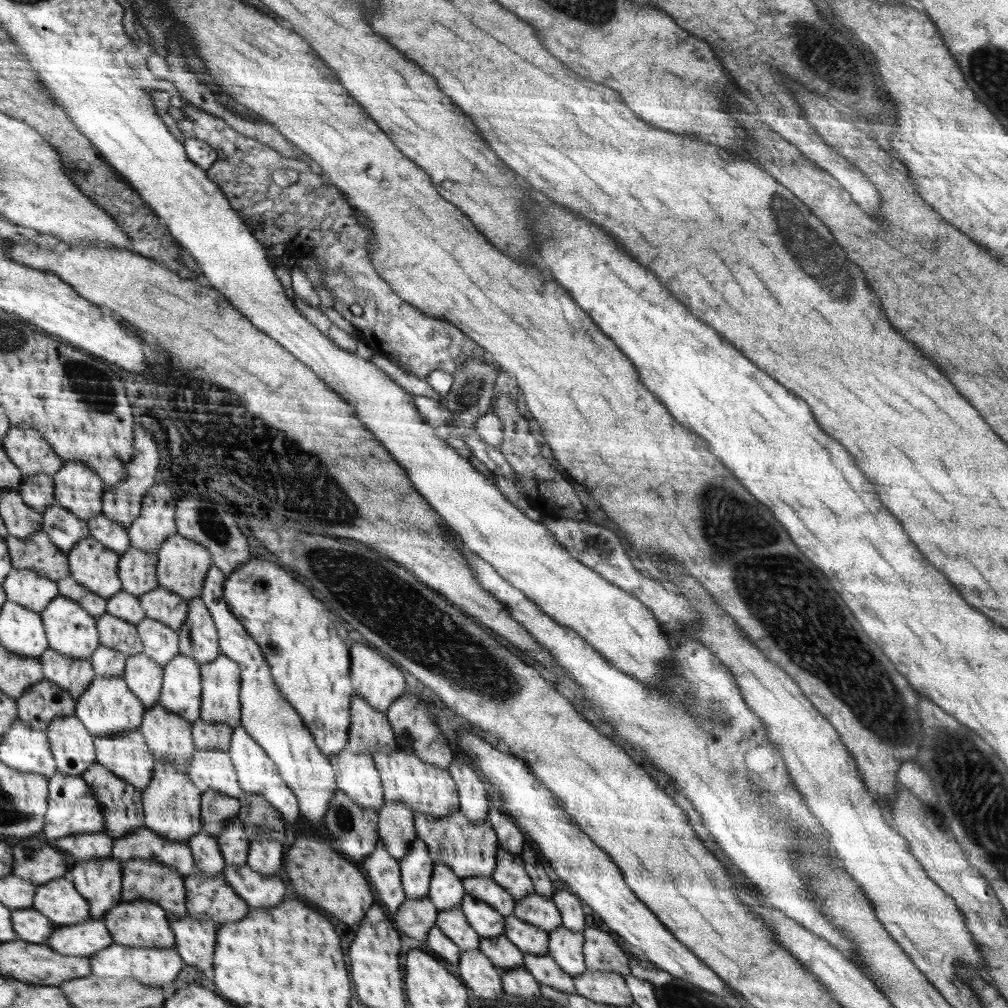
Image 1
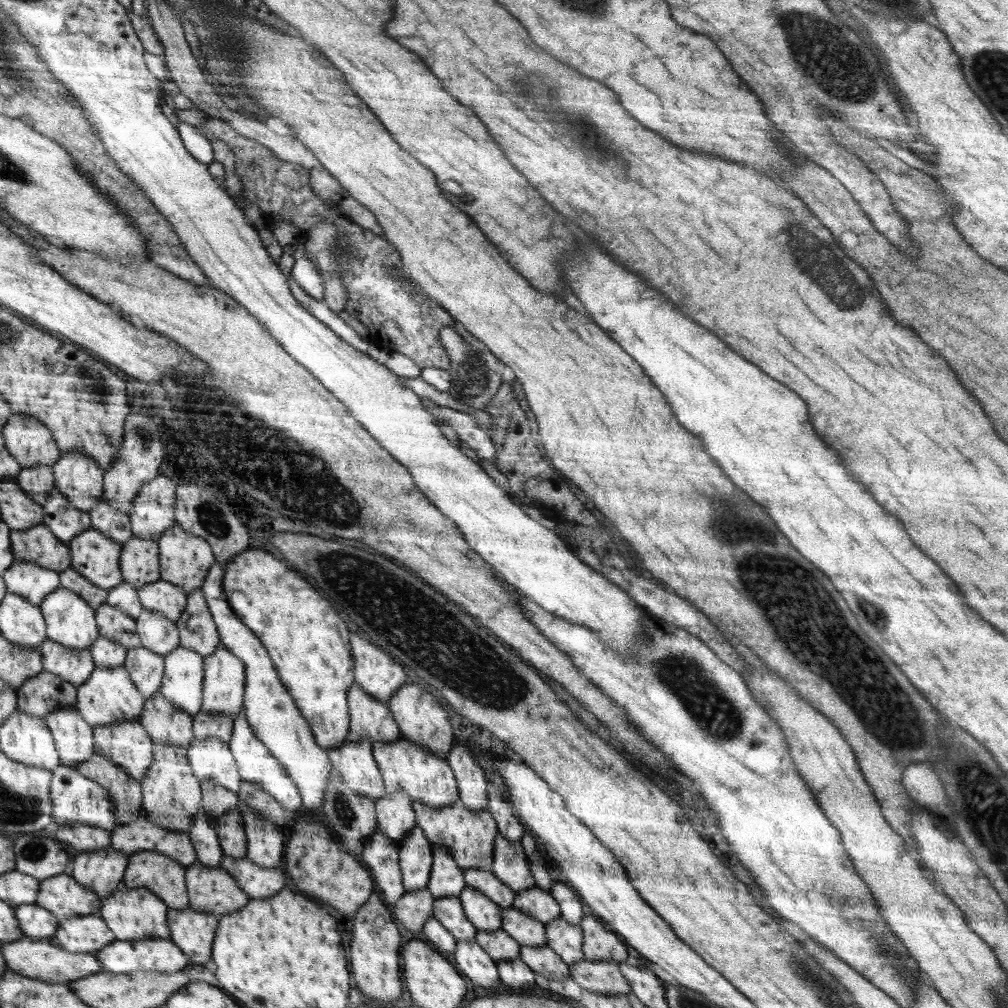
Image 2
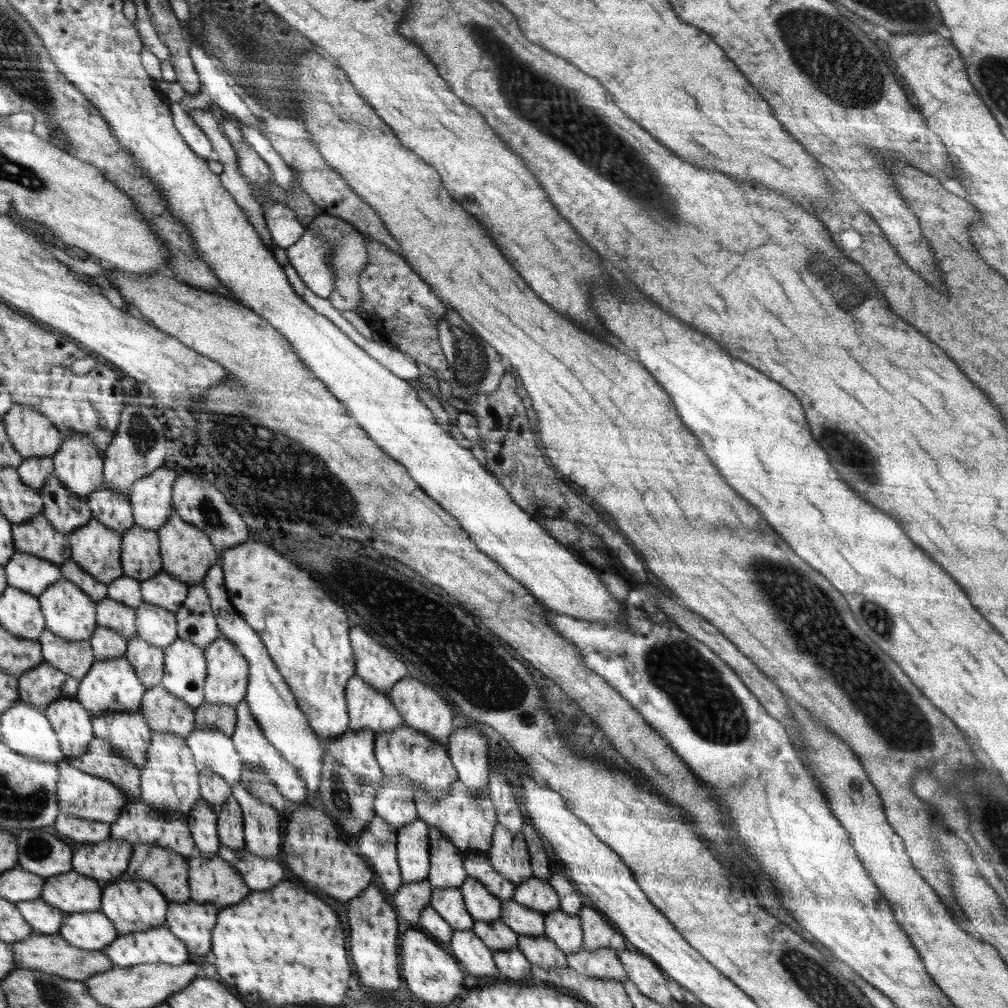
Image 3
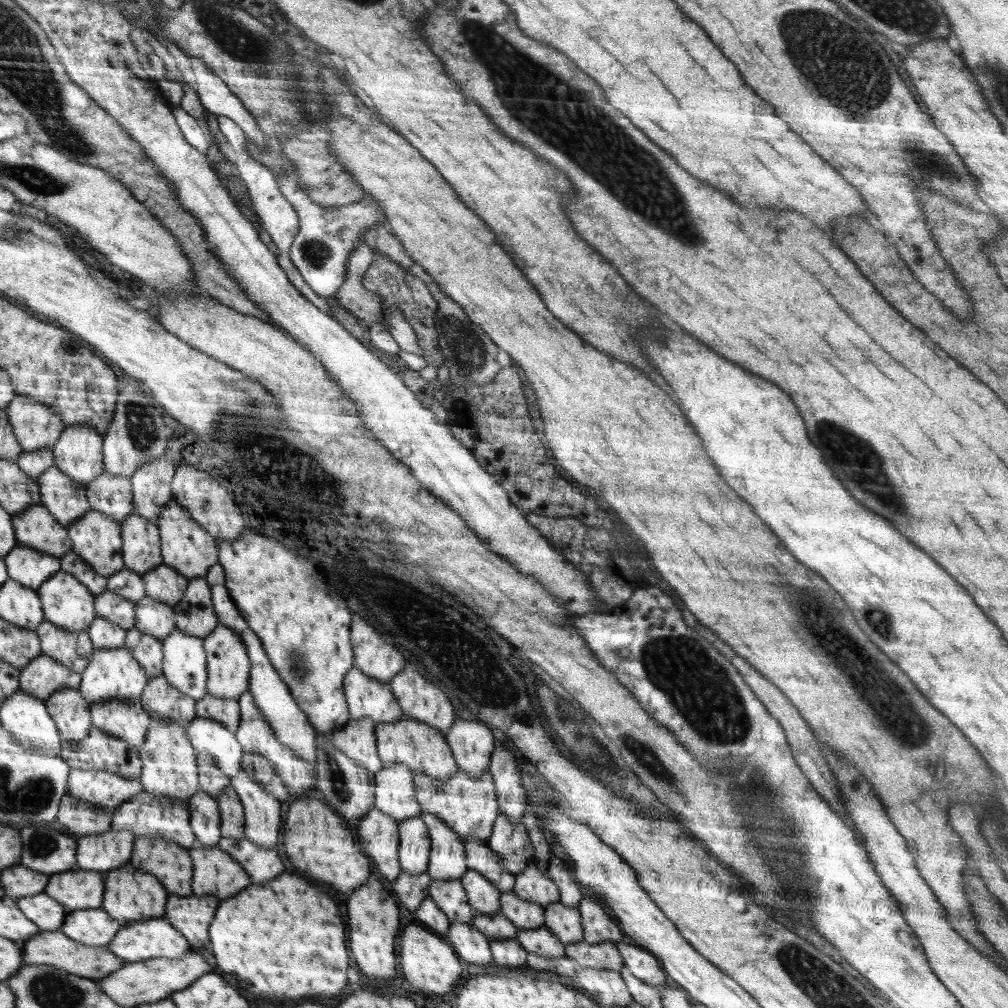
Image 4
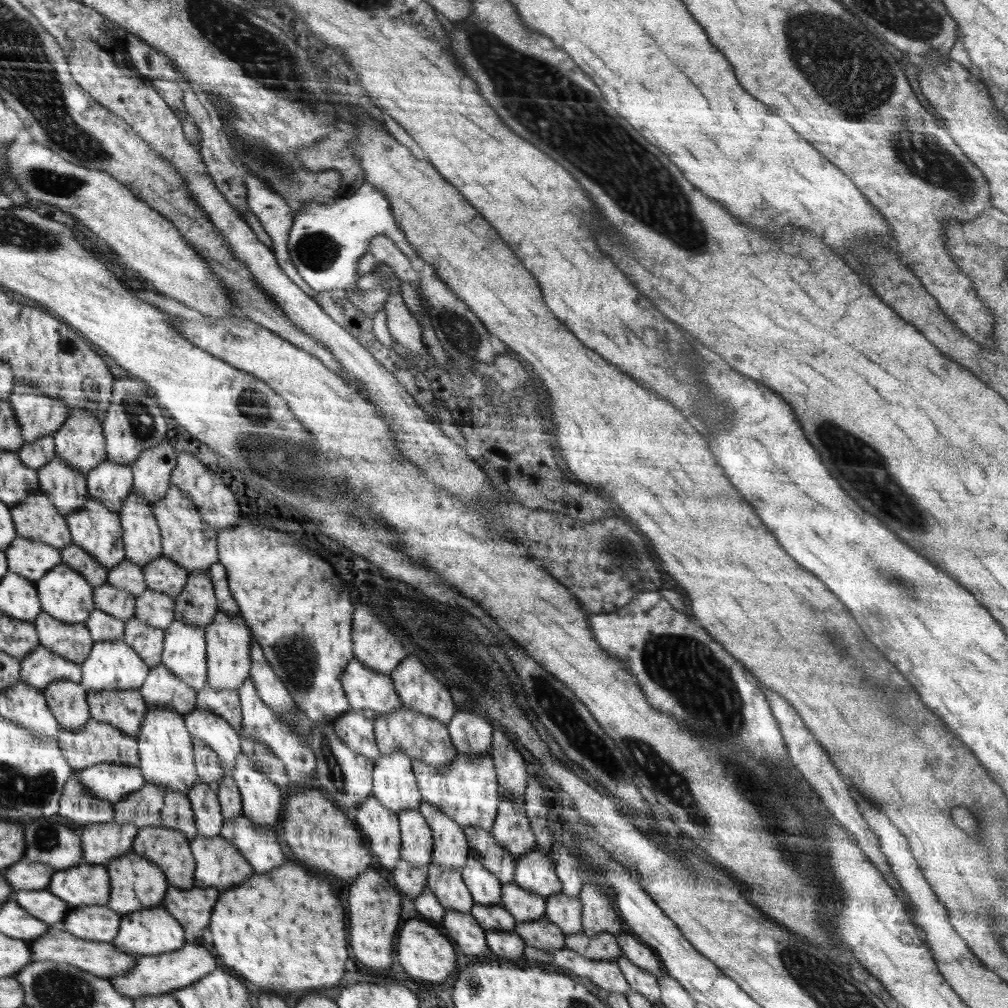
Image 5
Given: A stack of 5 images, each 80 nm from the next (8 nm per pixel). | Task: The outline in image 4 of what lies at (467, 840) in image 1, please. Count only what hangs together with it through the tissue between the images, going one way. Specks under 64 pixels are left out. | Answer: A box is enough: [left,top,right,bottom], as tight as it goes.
[415,768,501,843]

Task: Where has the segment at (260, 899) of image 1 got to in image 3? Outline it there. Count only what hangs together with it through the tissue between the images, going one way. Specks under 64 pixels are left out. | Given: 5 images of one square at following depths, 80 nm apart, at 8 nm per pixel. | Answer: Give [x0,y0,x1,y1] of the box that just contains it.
[217,844,284,890]

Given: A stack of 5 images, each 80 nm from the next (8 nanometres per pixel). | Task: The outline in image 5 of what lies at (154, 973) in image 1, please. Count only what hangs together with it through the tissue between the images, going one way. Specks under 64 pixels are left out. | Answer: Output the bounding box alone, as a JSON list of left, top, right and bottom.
[112,906,186,958]

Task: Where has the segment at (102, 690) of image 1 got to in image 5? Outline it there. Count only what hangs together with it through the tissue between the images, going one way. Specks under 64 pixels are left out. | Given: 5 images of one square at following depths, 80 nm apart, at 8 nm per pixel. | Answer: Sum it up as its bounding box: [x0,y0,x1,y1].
[80,639,150,692]

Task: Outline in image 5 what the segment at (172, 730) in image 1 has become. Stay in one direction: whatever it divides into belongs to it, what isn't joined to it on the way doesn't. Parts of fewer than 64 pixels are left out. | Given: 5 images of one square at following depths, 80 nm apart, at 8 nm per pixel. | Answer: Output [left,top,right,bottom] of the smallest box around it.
[139,663,198,716]

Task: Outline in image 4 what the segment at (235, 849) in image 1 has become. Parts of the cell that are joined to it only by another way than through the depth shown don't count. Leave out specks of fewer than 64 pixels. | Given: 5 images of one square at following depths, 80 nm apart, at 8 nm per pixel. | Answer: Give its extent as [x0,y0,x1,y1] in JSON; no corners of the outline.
[216,784,245,840]

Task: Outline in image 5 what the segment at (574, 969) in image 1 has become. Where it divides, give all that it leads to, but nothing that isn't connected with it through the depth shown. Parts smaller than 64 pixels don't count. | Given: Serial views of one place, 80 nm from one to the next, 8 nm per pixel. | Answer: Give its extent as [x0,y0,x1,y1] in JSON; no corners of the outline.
[545,891,583,936]

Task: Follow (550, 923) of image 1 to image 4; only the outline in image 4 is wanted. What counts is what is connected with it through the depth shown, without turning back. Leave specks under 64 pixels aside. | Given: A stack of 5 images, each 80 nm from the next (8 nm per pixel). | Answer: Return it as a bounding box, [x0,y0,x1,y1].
[514,858,559,907]

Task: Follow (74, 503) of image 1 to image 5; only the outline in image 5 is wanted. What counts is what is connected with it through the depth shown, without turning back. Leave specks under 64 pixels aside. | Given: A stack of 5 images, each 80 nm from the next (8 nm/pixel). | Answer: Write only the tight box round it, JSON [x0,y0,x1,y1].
[53,411,107,476]

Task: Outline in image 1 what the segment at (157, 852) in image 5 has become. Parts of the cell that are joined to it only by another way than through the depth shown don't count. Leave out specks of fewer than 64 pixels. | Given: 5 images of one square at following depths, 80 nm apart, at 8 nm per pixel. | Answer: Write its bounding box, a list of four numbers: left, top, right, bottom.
[122,859,188,918]

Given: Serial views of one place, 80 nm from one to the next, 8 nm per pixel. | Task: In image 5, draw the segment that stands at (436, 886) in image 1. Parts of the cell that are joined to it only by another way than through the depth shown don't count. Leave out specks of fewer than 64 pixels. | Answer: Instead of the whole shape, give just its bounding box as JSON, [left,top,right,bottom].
[419,801,470,870]

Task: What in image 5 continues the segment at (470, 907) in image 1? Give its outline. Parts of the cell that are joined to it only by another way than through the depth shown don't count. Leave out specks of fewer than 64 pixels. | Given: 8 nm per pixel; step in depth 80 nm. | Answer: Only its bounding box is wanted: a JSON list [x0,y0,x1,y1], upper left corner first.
[461,853,501,905]

